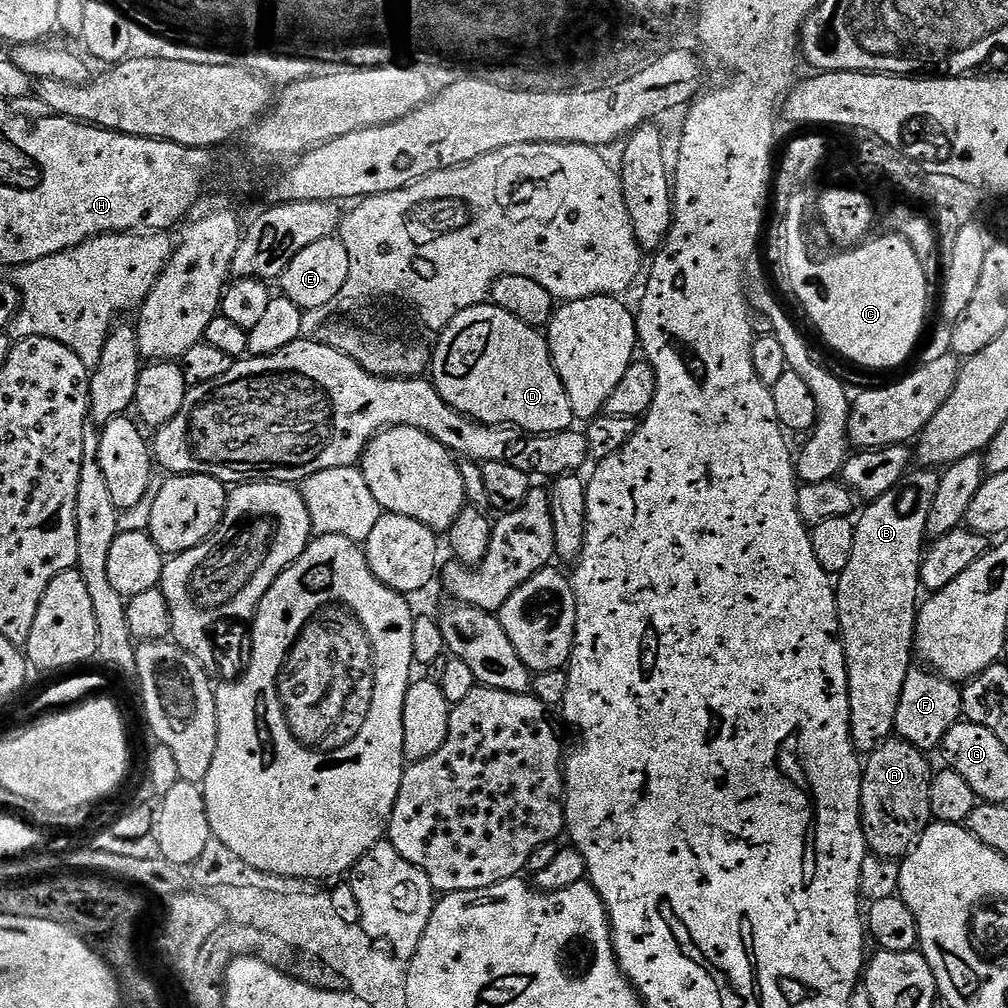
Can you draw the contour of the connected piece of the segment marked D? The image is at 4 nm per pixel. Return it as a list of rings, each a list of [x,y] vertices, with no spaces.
[[[491,302],[470,306],[470,310],[462,310],[462,314],[449,322],[437,340],[440,341],[436,348],[434,344],[430,356],[430,379],[438,394],[442,394],[444,401],[454,406],[454,410],[480,424],[511,426],[524,434],[567,432],[573,427],[570,398],[566,398],[562,378],[558,378],[552,364],[547,339],[537,329],[514,318],[514,314]]]

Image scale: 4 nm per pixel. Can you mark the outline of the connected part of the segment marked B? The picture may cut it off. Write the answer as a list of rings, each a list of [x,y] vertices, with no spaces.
[[[936,470],[920,471],[924,472],[913,471],[902,477],[895,488],[886,490],[882,498],[871,501],[865,507],[868,509],[861,514],[860,520],[855,521],[854,550],[850,553],[850,562],[846,562],[846,570],[838,573],[834,584],[836,609],[840,615],[840,640],[844,644],[848,667],[852,741],[861,754],[873,752],[881,740],[893,735],[898,698],[902,698],[902,682],[906,682],[906,674],[914,666],[916,614],[922,593],[920,558],[926,547],[930,506],[934,504],[934,494],[938,492],[941,477]]]

